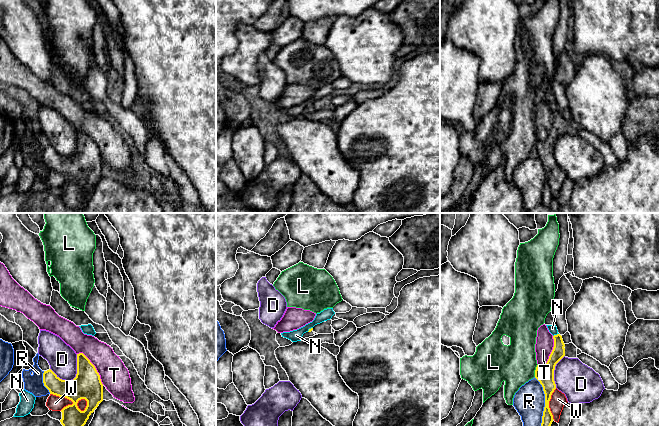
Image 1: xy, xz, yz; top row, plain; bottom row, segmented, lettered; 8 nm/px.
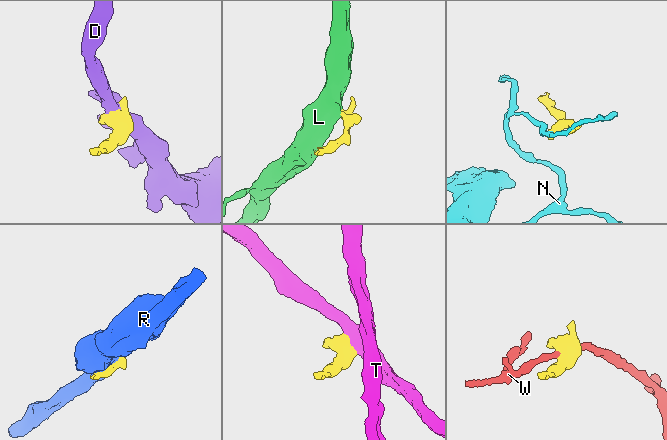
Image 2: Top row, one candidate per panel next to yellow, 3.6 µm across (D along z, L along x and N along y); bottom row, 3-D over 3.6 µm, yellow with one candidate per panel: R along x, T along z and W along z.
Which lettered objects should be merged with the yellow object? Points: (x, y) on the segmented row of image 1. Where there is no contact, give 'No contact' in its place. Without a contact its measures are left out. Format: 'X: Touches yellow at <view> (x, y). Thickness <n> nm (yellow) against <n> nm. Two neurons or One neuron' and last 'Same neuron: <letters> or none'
D: Touches yellow at xy (74, 378). Thickness 220 nm (yellow) against 220 nm. Two neurons
L: Touches yellow at yz (535, 370). Thickness 150 nm (yellow) against 320 nm. Two neurons
N: Touches yellow at yz (555, 335). Thickness 110 nm (yellow) against 70 nm. Two neurons
R: Touches yellow at yz (545, 401). Thickness 150 nm (yellow) against 260 nm. Two neurons
T: Touches yellow at xy (94, 366). Thickness 220 nm (yellow) against 220 nm. Two neurons
W: Touches yellow at xy (62, 396). Thickness 220 nm (yellow) against 130 nm. Two neurons
Same neuron: none

